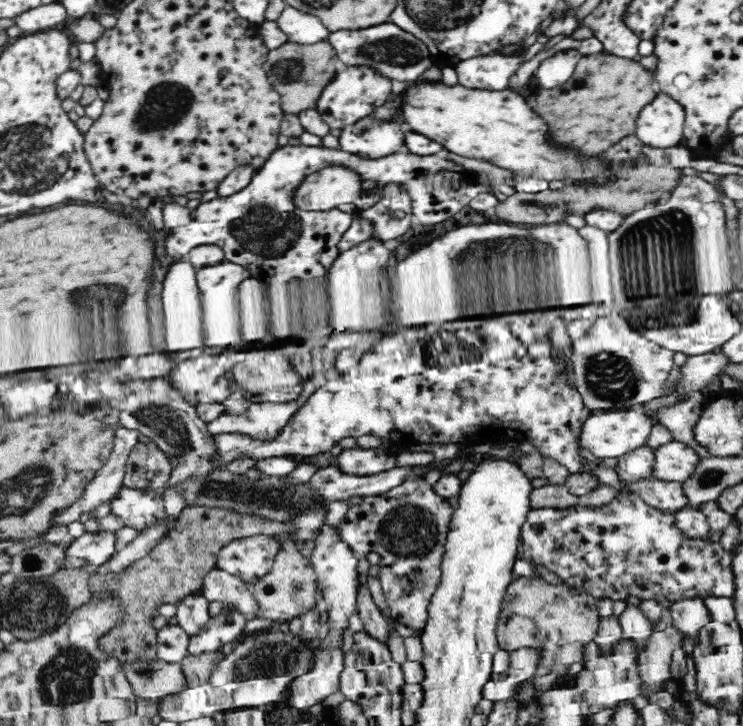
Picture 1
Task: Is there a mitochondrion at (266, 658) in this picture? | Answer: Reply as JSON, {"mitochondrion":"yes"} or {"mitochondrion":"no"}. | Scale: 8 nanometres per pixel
{"mitochondrion":"yes"}

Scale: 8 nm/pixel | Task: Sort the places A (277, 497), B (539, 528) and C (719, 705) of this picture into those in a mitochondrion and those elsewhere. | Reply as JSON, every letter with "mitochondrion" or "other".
{"A":"mitochondrion","B":"other","C":"other"}

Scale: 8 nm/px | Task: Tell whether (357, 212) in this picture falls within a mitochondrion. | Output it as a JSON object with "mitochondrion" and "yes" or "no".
{"mitochondrion":"no"}

